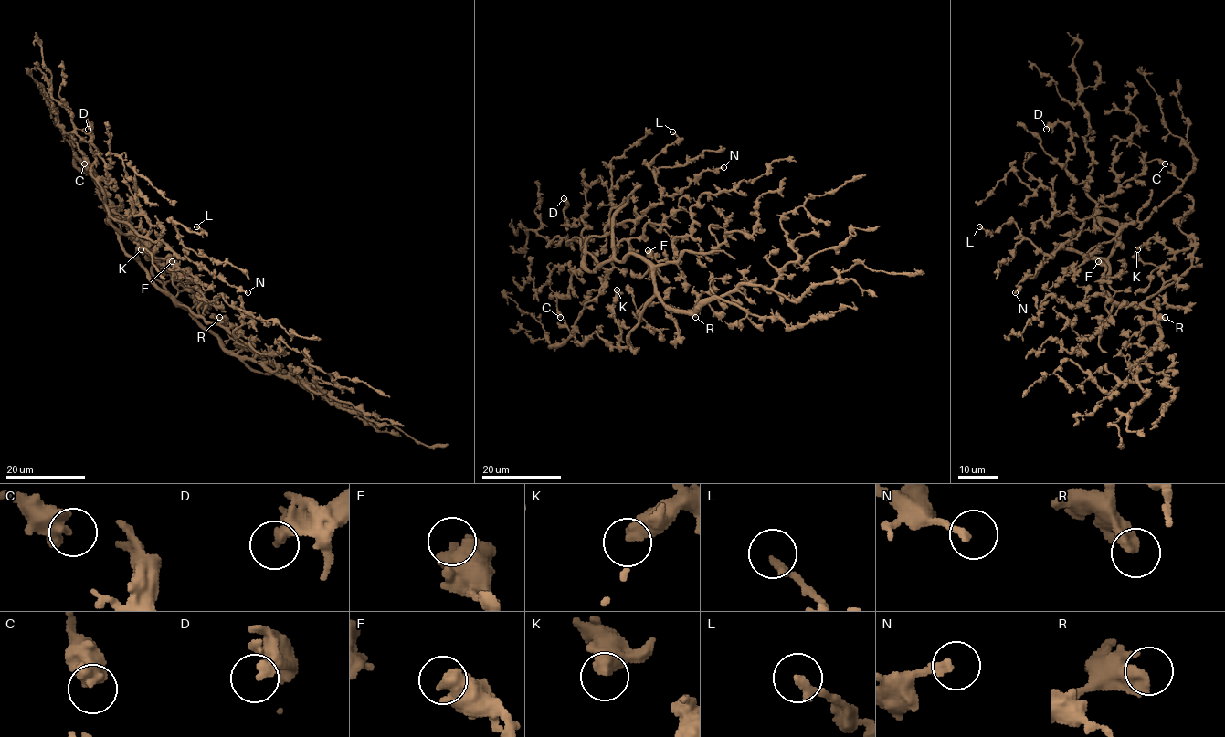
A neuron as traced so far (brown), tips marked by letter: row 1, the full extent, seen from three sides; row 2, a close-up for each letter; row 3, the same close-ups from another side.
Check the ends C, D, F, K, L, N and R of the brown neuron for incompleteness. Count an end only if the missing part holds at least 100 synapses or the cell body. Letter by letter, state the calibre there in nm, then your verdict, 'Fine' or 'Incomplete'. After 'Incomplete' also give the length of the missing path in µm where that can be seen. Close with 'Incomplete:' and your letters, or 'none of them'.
C: Thickness 650 nm. Fine
D: Thickness 320 nm. Fine
F: Thickness 600 nm. Fine
K: Thickness 480 nm. Fine
L: Thickness 280 nm. Fine
N: Thickness 260 nm. Fine
R: Thickness 500 nm. Fine
Incomplete: none of them

